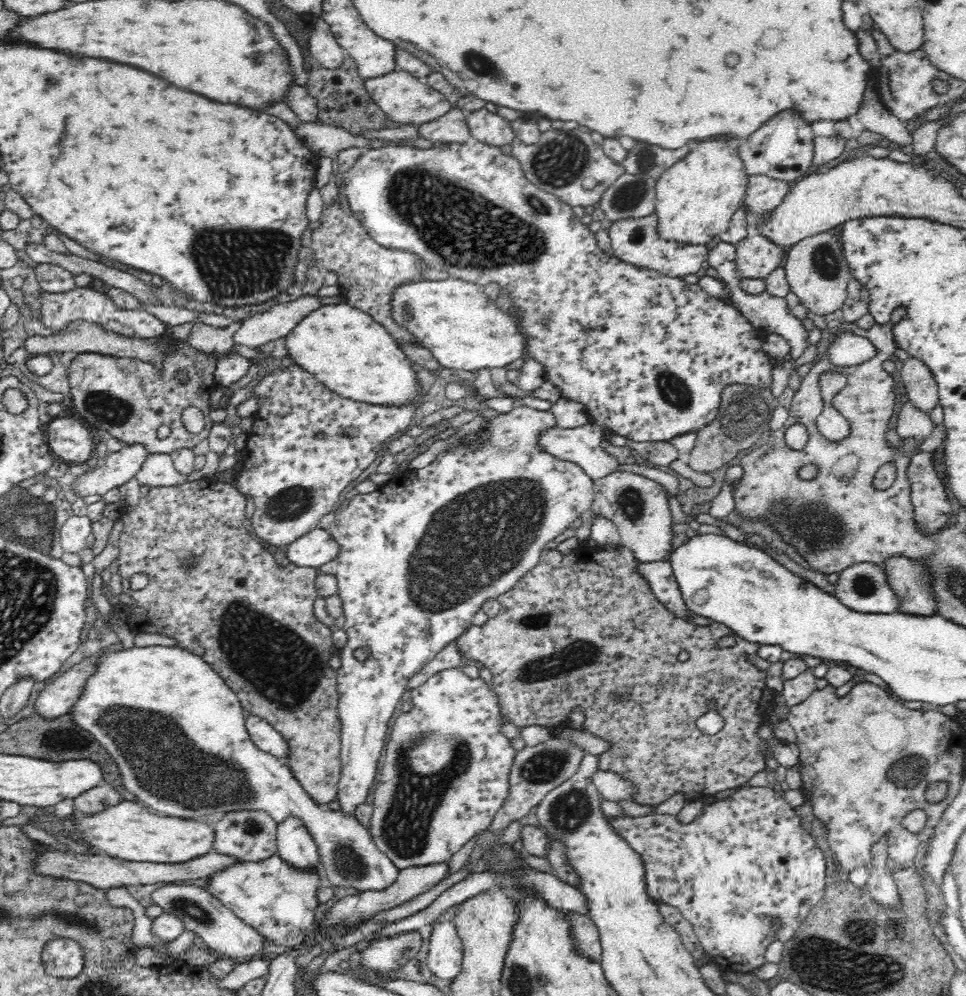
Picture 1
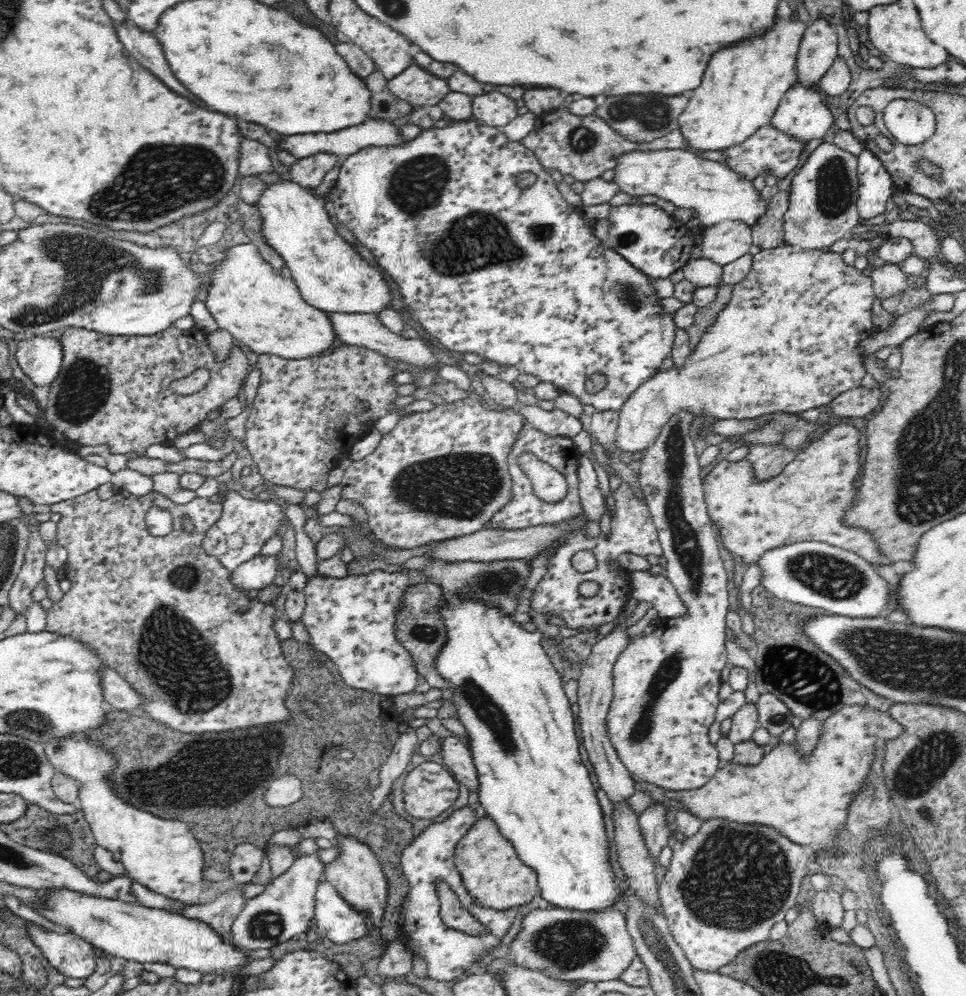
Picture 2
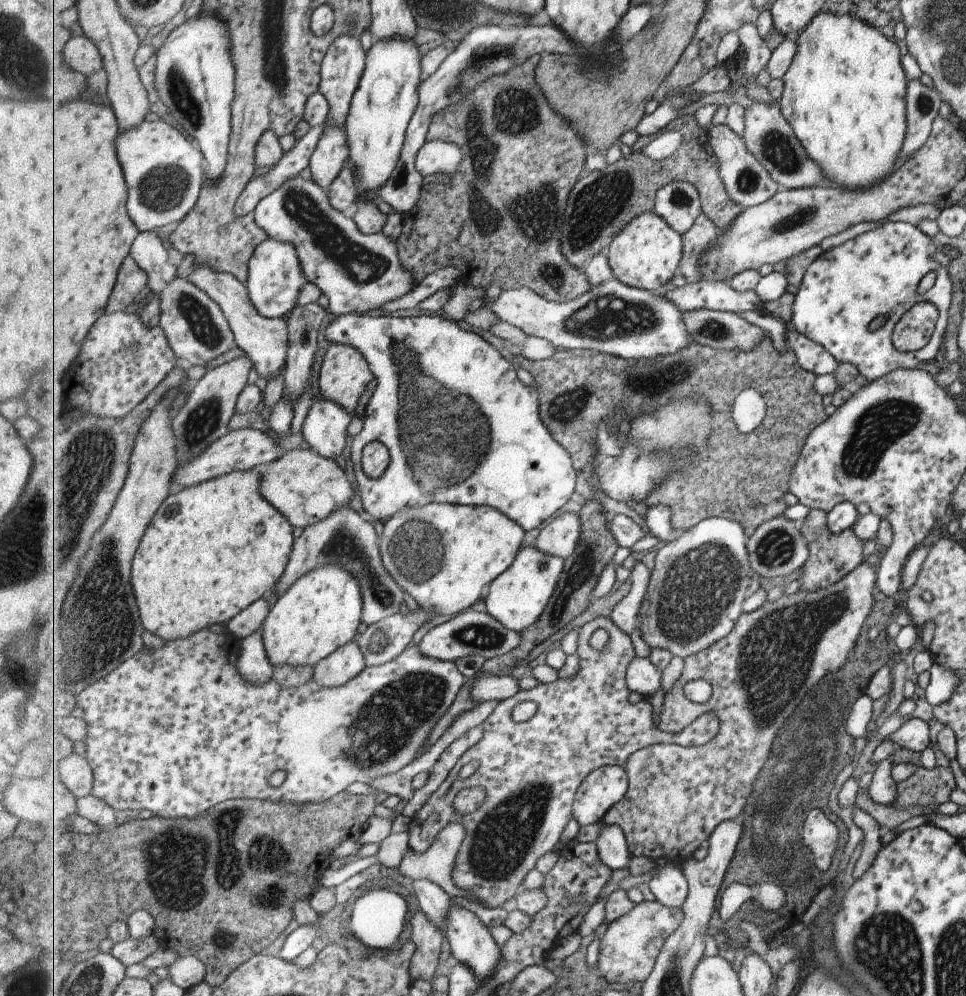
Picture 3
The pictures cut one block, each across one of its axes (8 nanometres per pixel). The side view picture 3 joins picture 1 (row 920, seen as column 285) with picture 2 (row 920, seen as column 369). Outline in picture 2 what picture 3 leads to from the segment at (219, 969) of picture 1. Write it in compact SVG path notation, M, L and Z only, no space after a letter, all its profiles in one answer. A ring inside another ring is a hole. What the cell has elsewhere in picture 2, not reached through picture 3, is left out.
M317 853L298 857L284 874L274 878L259 895L246 901L230 928L232 942L250 950L271 949L310 930L310 920L315 914L314 896L324 871L325 864Z

